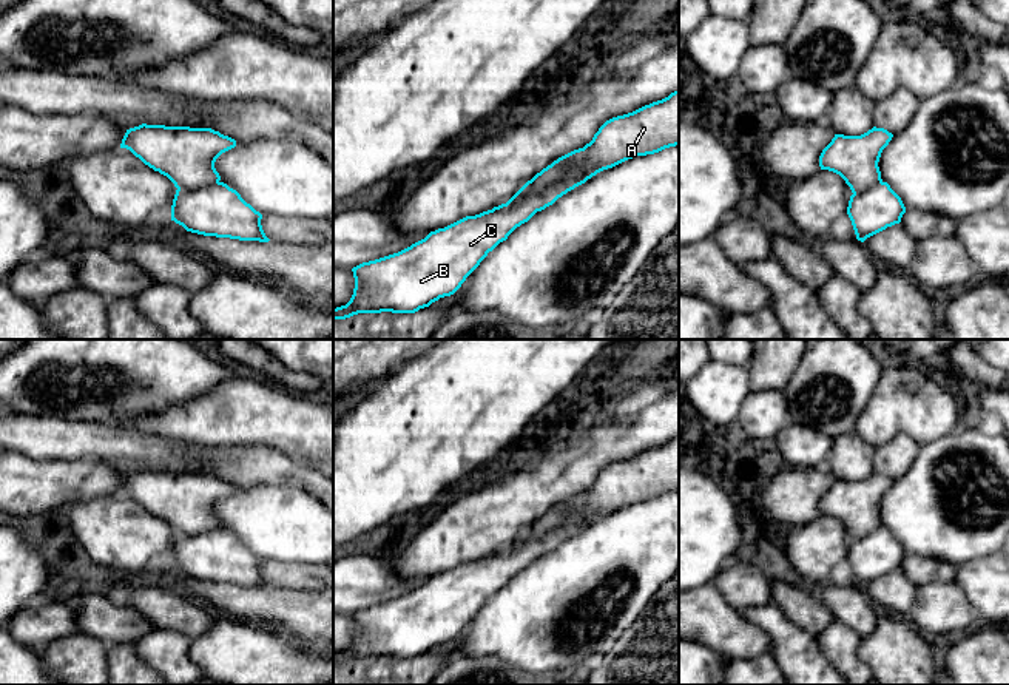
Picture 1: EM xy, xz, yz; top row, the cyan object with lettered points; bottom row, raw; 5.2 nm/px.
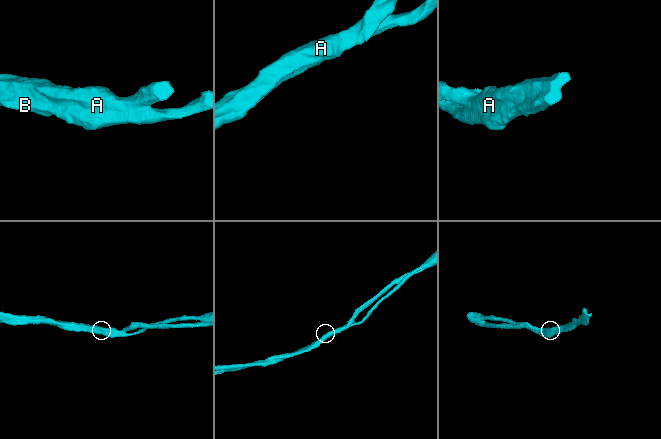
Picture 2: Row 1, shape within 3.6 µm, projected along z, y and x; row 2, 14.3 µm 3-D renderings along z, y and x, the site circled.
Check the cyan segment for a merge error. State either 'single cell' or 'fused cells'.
fused cells

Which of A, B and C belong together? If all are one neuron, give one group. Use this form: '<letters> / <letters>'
A / B C

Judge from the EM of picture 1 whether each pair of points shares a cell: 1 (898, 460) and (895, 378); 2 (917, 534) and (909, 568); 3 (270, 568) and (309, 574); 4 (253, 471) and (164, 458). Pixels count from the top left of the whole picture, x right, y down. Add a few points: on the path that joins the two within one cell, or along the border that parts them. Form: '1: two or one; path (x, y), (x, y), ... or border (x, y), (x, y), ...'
1: one; path (897, 440), (897, 398)
2: two; border (906, 554), (929, 556), (948, 562)
3: one; path (280, 574), (300, 574)
4: one; path (232, 465), (216, 460), (185, 458)

